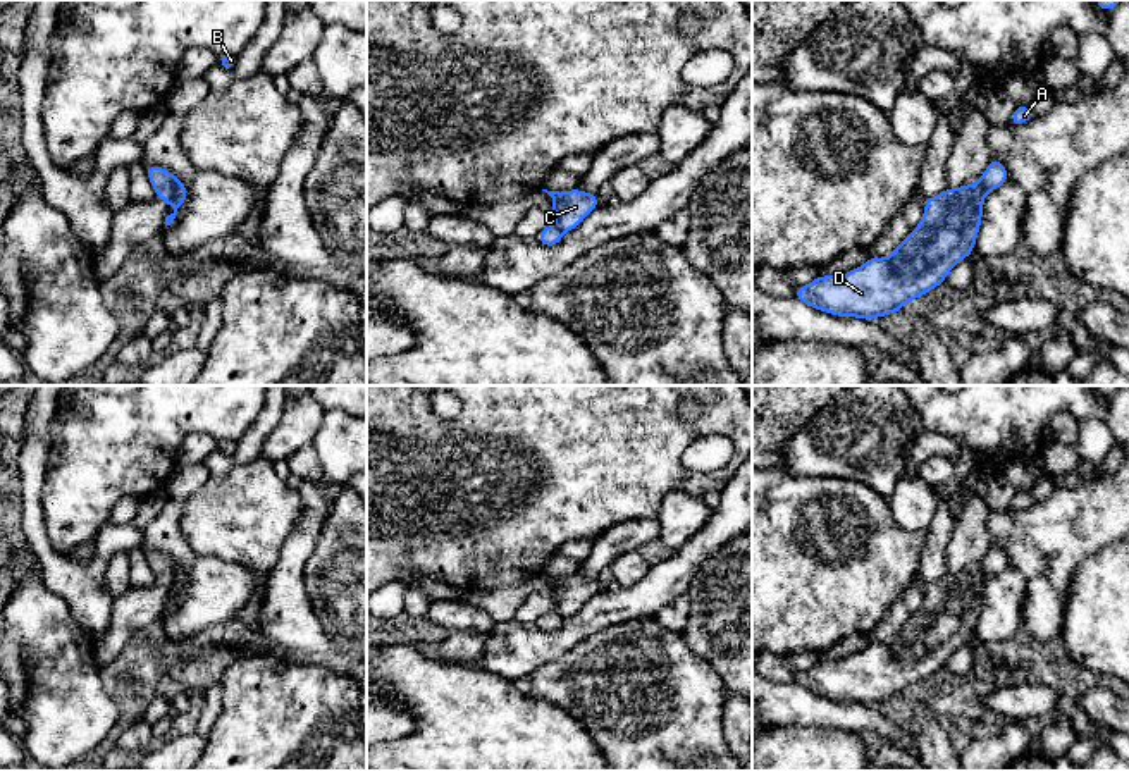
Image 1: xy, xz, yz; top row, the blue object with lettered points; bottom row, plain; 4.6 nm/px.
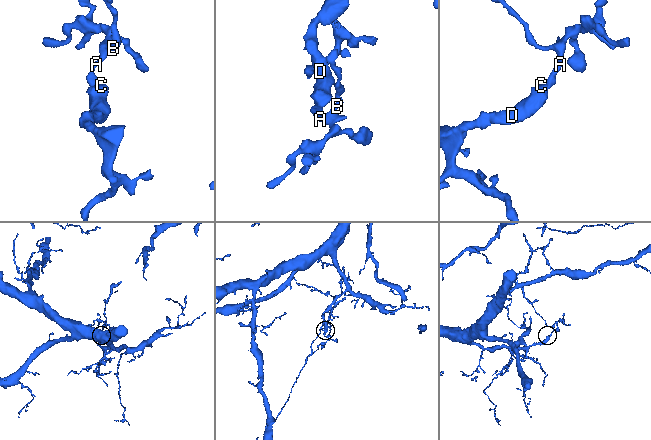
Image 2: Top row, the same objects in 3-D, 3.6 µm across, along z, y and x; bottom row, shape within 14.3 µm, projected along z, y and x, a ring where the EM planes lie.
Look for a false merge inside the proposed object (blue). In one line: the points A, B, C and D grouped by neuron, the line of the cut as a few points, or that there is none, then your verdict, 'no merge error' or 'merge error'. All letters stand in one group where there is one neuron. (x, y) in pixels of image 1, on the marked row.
A B / C D; cut in xy along (179, 183), (167, 200); merge error

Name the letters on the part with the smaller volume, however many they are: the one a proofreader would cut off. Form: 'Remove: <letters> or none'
Remove: A, B

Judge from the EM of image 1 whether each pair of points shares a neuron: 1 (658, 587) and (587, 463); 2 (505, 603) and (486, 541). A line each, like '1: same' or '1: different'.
1: different
2: different

